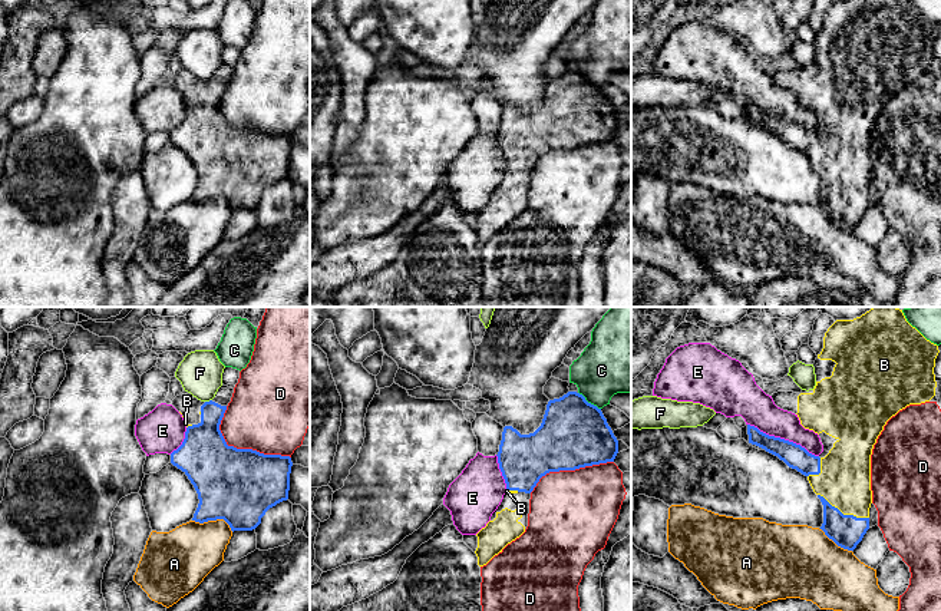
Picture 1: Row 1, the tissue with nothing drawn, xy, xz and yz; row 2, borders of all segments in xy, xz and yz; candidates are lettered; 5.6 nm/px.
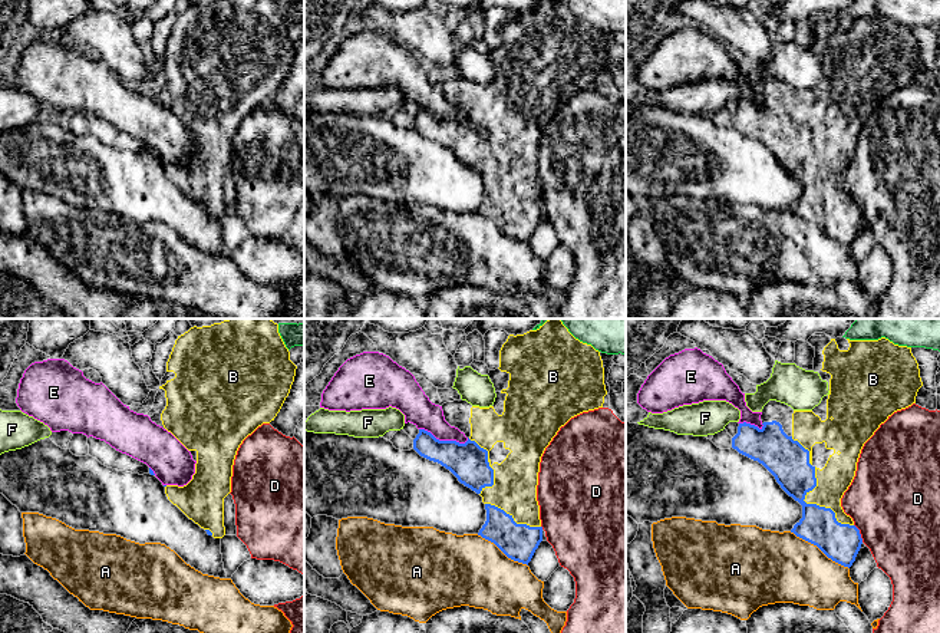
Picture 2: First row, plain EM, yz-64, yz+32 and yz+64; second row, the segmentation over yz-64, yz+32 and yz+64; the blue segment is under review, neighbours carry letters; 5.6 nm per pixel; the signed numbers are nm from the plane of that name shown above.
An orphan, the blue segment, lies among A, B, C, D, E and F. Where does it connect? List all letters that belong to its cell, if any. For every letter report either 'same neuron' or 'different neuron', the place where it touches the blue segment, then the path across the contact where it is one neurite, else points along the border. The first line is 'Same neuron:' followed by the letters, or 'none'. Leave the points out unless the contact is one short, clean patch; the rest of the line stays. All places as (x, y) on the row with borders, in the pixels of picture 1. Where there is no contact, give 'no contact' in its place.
Same neuron: B
A: different neuron; contact xy (214, 519)
B: same neuron; contact yz (842, 514)
C: different neuron; contact xz (590, 403); border xz (578, 392), (600, 409)
D: different neuron; contact xy (240, 449)
E: different neuron; contact yz (783, 439)
F: different neuron; contact xy (210, 400); border xy (211, 399), (205, 402)

